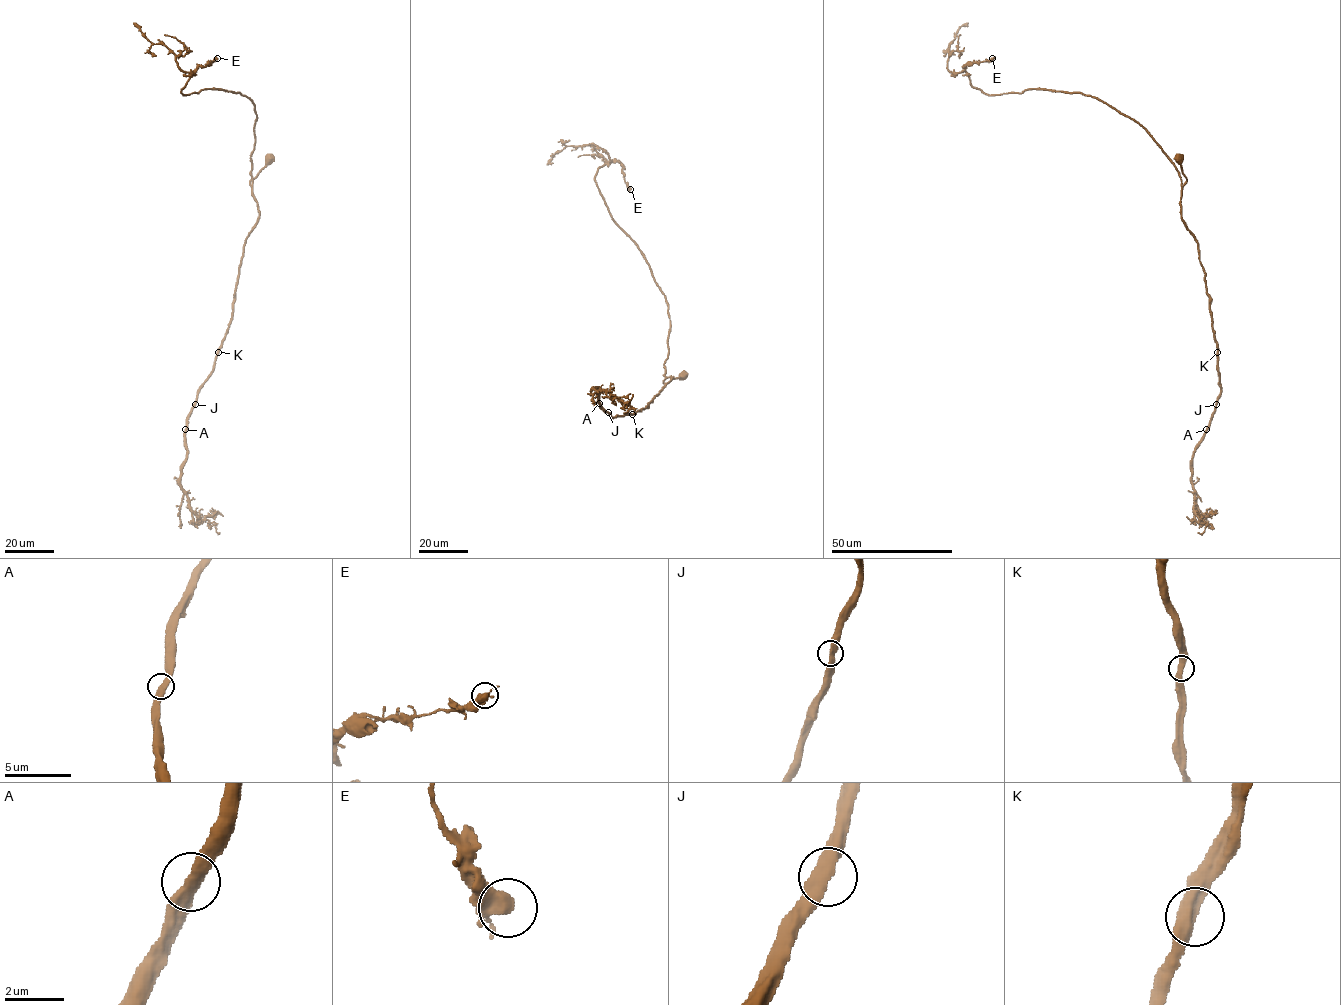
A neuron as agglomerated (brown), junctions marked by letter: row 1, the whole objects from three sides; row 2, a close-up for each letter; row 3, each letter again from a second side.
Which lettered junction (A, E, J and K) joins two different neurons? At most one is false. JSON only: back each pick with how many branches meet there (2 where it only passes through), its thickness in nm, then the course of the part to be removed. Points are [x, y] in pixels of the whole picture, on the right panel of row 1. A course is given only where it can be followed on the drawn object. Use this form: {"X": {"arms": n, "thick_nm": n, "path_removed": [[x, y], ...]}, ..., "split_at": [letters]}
{"split_at": []}

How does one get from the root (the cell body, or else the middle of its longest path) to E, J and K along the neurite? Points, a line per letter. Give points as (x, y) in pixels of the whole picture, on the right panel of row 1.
E: (1181, 190), (1178, 171), (1153, 138), (1093, 96), (1037, 89), (989, 95), (974, 87), (964, 66), (992, 58)
J: (1181, 190), (1181, 218), (1197, 243), (1209, 298), (1221, 389), (1216, 404)
K: (1181, 190), (1181, 218), (1197, 243), (1217, 352)

